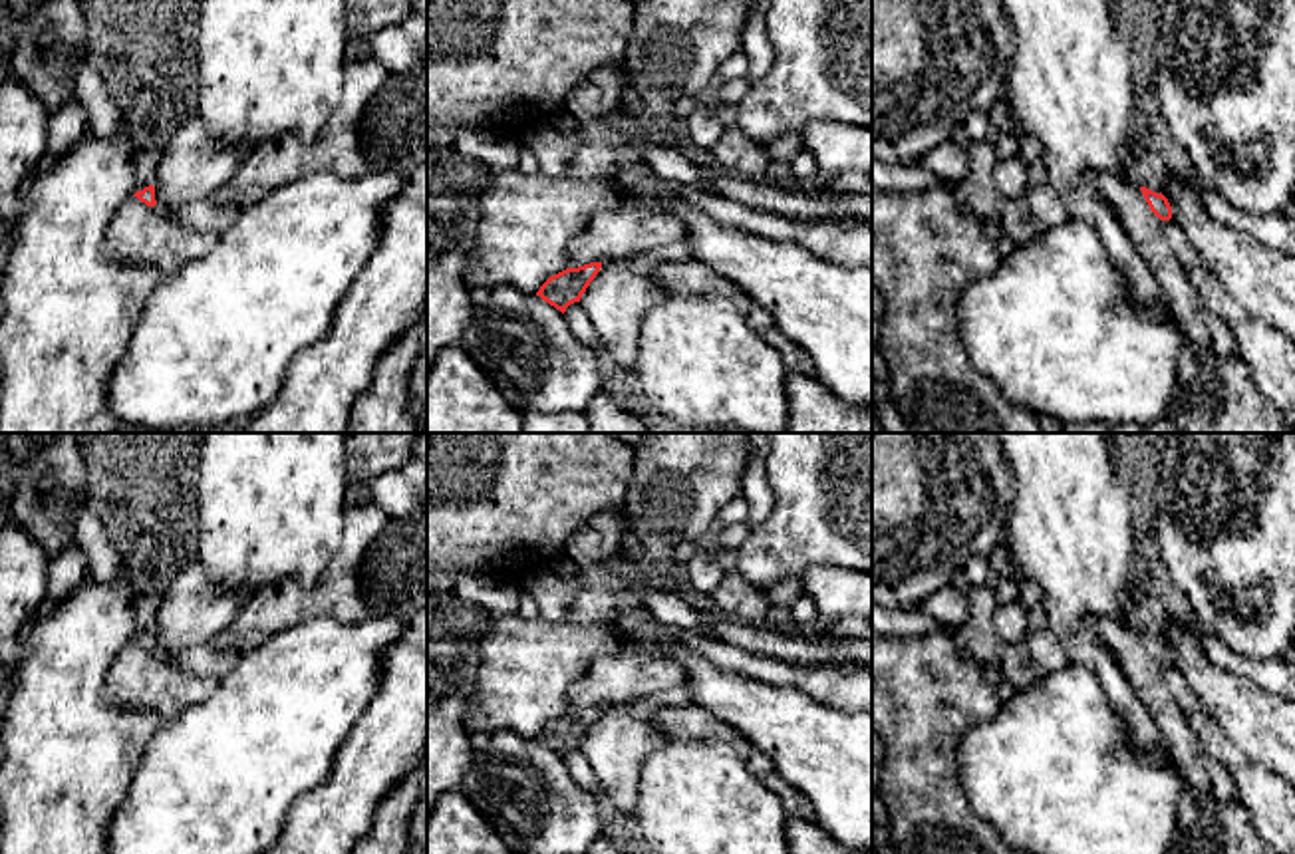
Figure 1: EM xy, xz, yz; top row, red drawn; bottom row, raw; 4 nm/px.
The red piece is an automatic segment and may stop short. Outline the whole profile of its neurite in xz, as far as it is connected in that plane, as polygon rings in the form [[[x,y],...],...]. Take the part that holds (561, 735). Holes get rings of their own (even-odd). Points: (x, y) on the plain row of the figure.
[[[590,707],[578,713],[566,713],[554,721],[550,721],[536,741],[540,741],[544,747],[560,755],[562,759],[566,753],[574,747],[580,747],[582,739],[590,731],[590,727],[600,717],[602,707]]]

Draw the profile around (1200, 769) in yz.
[[[1088,616],[1084,628],[1096,643],[1106,645],[1116,657],[1140,703],[1150,711],[1186,784],[1216,800],[1235,800],[1233,781],[1188,723],[1188,713],[1172,695],[1162,665],[1150,655],[1140,632],[1100,616]]]

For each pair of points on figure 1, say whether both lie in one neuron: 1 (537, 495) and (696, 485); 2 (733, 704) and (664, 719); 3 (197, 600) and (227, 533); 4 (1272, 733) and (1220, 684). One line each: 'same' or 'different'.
1: different
2: different
3: different
4: same

